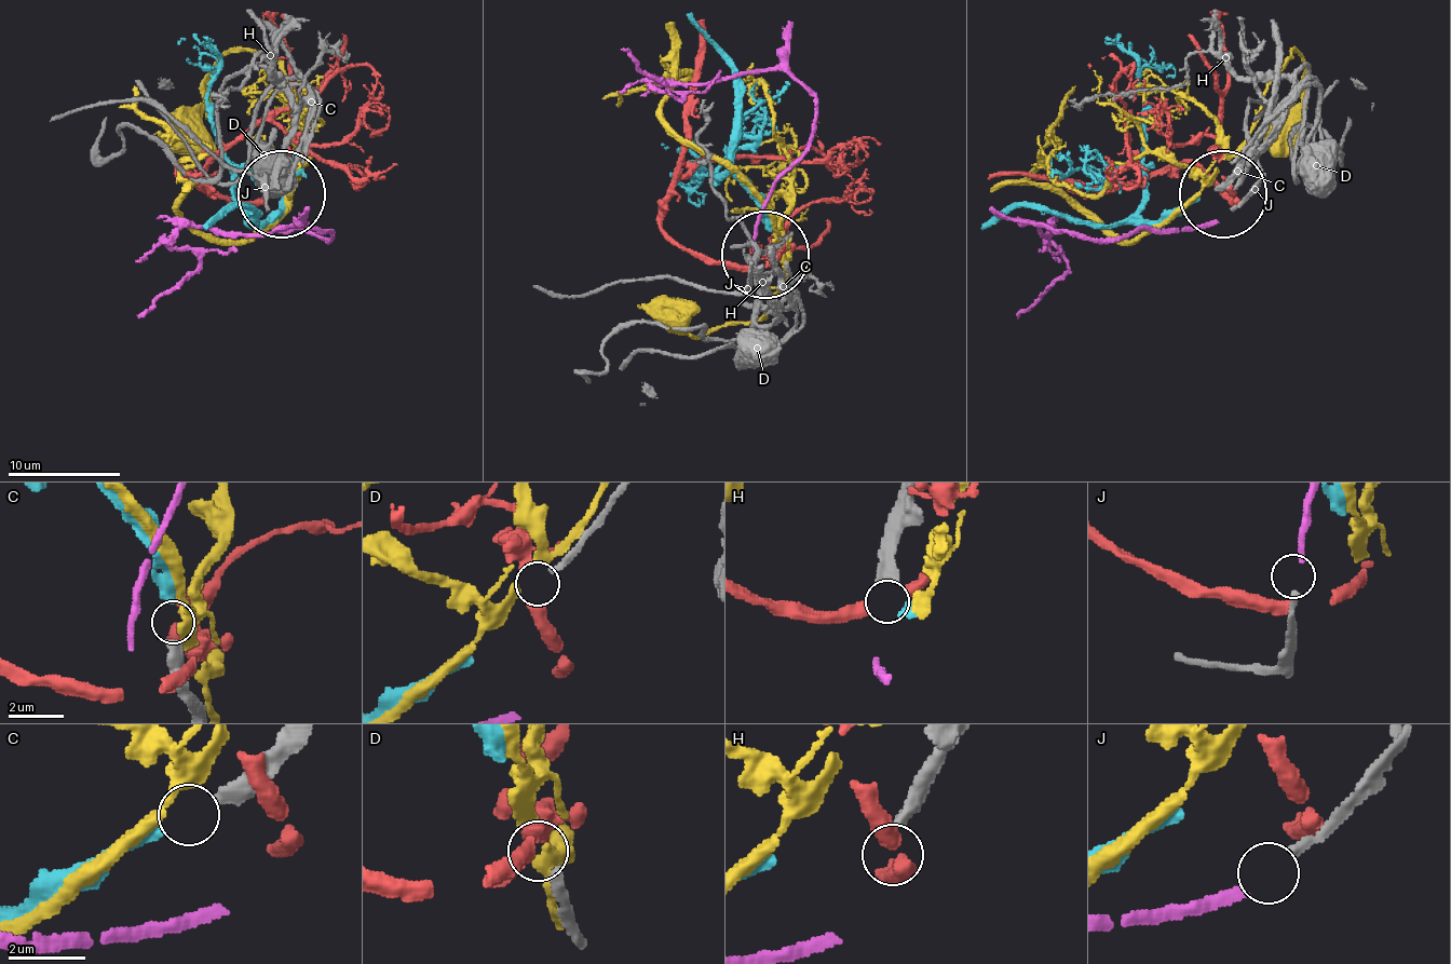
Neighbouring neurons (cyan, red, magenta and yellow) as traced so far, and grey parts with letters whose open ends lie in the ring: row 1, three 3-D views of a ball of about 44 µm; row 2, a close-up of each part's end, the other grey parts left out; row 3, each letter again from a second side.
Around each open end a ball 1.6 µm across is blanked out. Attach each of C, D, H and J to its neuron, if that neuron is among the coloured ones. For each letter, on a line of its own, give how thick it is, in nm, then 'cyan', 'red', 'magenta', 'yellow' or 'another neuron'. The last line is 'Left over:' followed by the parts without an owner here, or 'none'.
C: 380 nm thick; cyan
D: 240 nm thick; red
H: 420 nm thick; another neuron
J: 240 nm thick; magenta
Left over: H

